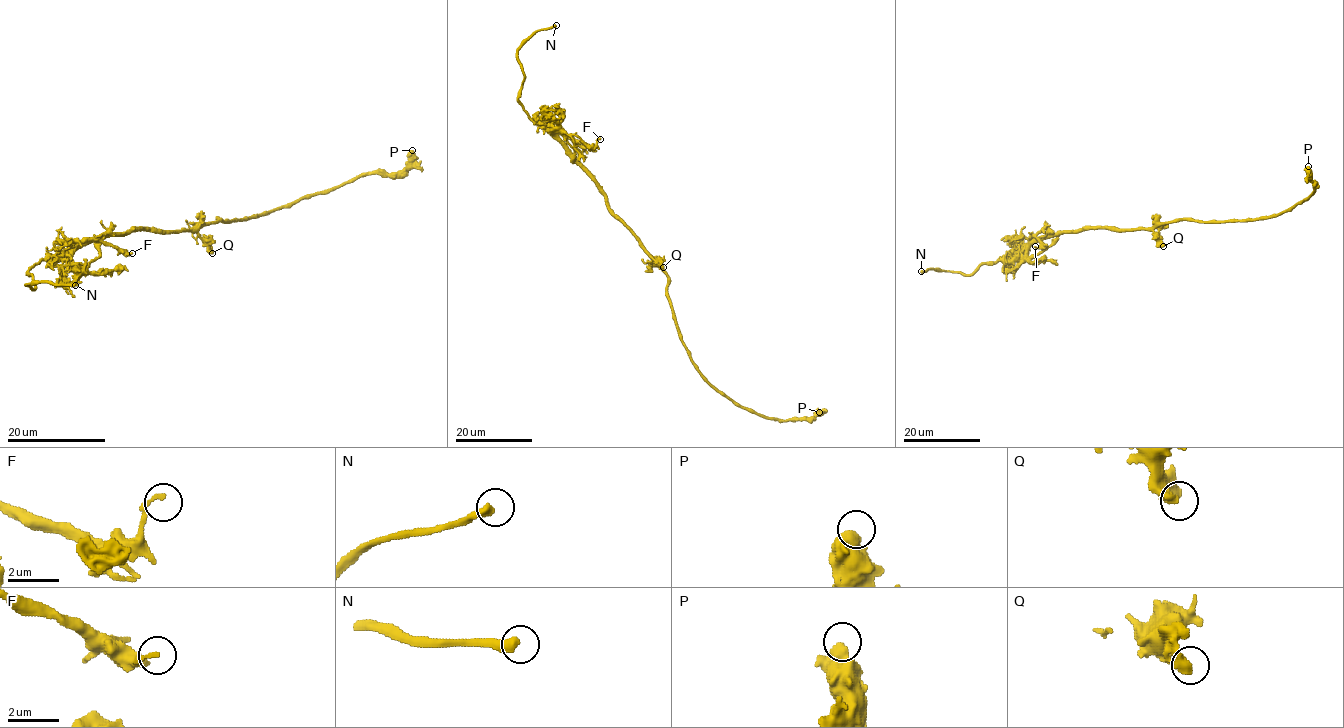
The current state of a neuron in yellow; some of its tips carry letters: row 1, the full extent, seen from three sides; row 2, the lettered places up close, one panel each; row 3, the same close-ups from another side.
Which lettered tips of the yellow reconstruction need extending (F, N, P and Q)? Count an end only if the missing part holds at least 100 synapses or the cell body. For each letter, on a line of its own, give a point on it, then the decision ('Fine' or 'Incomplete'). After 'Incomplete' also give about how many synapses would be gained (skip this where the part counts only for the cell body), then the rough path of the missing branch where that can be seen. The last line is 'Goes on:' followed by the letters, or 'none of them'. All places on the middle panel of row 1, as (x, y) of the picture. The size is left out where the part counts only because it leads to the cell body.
F: Place: (600, 139). Fine
N: Place: (556, 25). Incomplete
P: Place: (819, 412). Fine
Q: Place: (663, 267). Fine
Goes on: N

